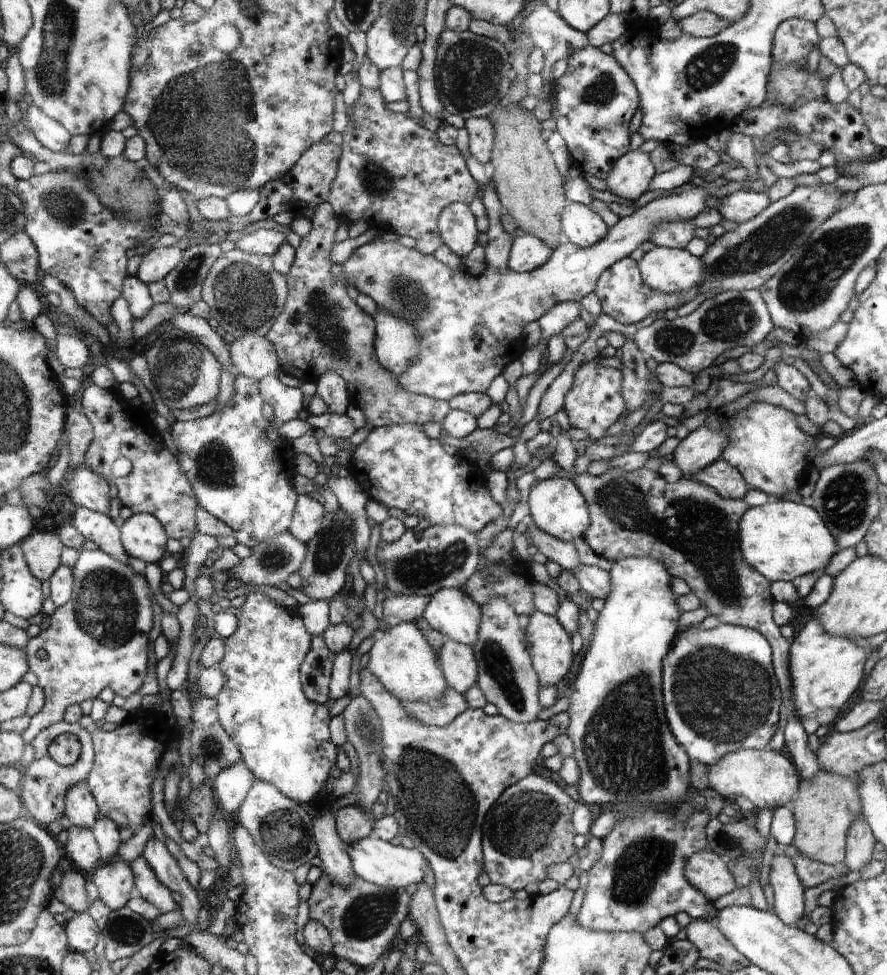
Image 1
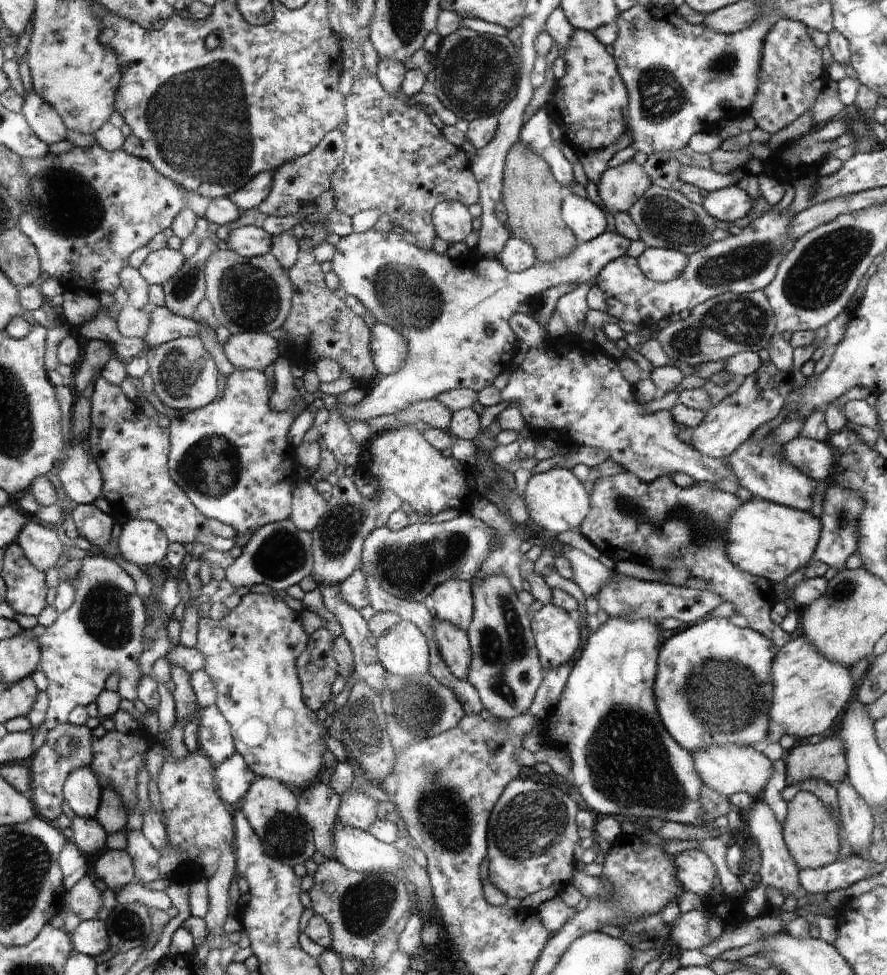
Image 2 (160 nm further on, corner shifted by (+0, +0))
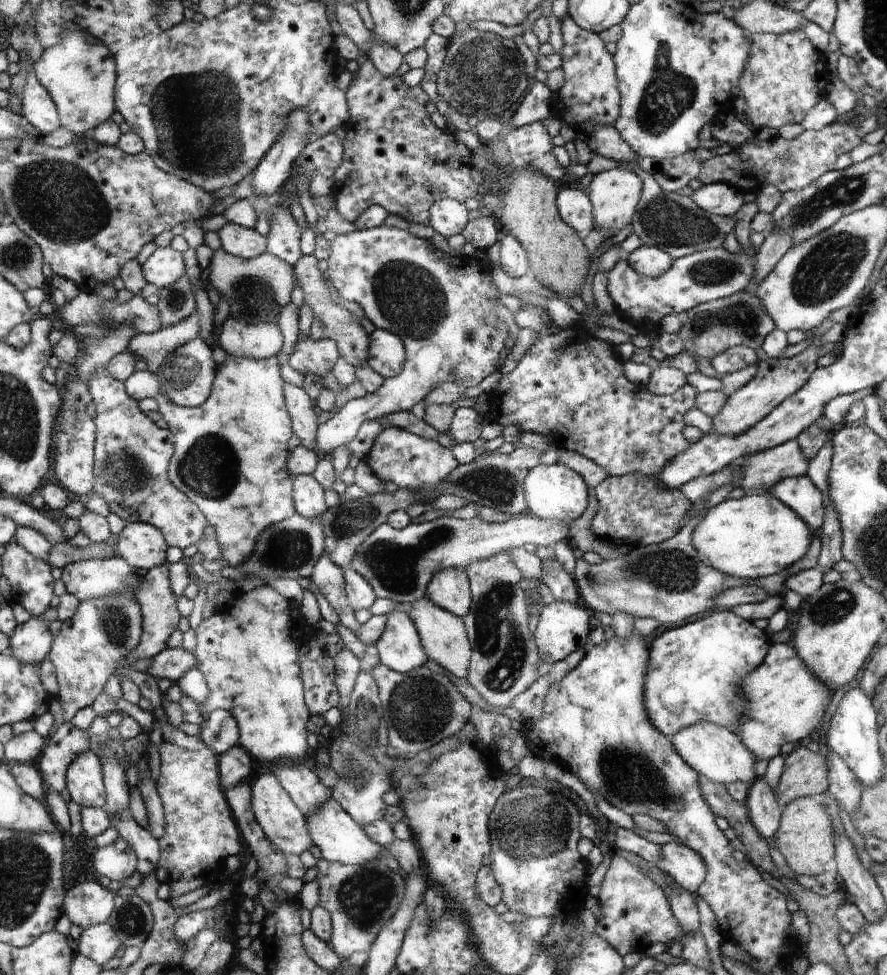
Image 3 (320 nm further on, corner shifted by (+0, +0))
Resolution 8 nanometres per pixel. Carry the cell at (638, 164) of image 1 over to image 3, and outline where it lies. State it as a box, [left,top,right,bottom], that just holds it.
[587,167,644,236]

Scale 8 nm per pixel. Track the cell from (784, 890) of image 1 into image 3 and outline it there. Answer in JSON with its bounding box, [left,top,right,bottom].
[745,779,781,838]

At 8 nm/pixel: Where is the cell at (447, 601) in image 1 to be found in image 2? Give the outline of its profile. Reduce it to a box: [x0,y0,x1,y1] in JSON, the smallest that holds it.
[422,579,473,630]

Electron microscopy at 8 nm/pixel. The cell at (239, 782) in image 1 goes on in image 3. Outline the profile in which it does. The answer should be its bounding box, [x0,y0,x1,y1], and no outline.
[218,744,257,788]

